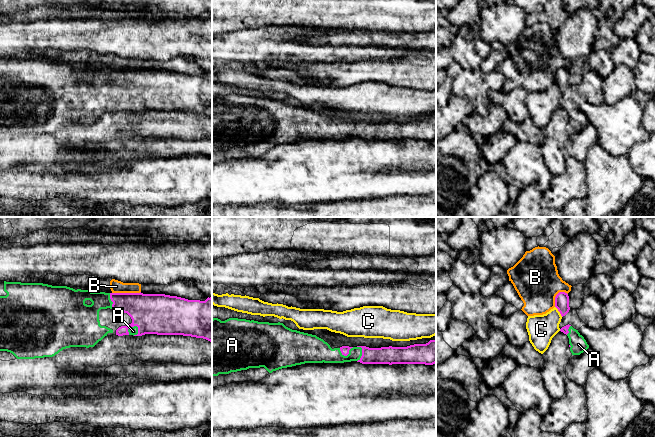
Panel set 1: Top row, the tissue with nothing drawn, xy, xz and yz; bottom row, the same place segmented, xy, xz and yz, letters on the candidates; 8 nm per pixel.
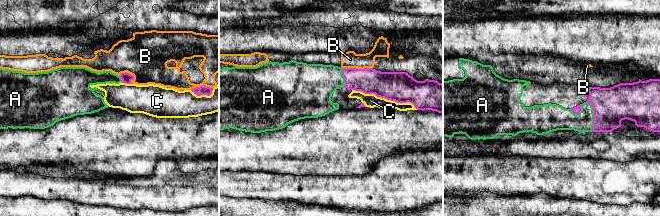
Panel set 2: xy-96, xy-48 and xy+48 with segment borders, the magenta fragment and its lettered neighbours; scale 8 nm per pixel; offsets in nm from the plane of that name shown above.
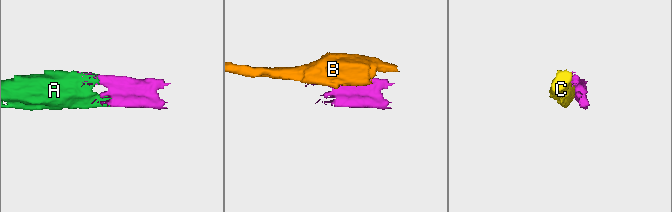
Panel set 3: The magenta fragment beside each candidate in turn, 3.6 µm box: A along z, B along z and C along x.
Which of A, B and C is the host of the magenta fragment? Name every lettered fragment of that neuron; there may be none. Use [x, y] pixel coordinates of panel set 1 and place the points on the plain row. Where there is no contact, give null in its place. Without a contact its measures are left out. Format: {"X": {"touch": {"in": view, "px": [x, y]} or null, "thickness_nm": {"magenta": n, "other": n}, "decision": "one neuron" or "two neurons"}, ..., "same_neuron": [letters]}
{"A": {"touch": {"in": "xy", "px": [130, 103]}, "thickness_nm": {"magenta": 320, "other": 70}, "decision": "one neuron"}, "B": {"touch": {"in": "xy", "px": [126, 69]}, "thickness_nm": {"magenta": 300, "other": 100}, "decision": "two neurons"}, "C": {"touch": {"in": "yz", "px": [558, 86]}, "thickness_nm": {"magenta": 110, "other": 220}, "decision": "two neurons"}, "same_neuron": ["A"]}

